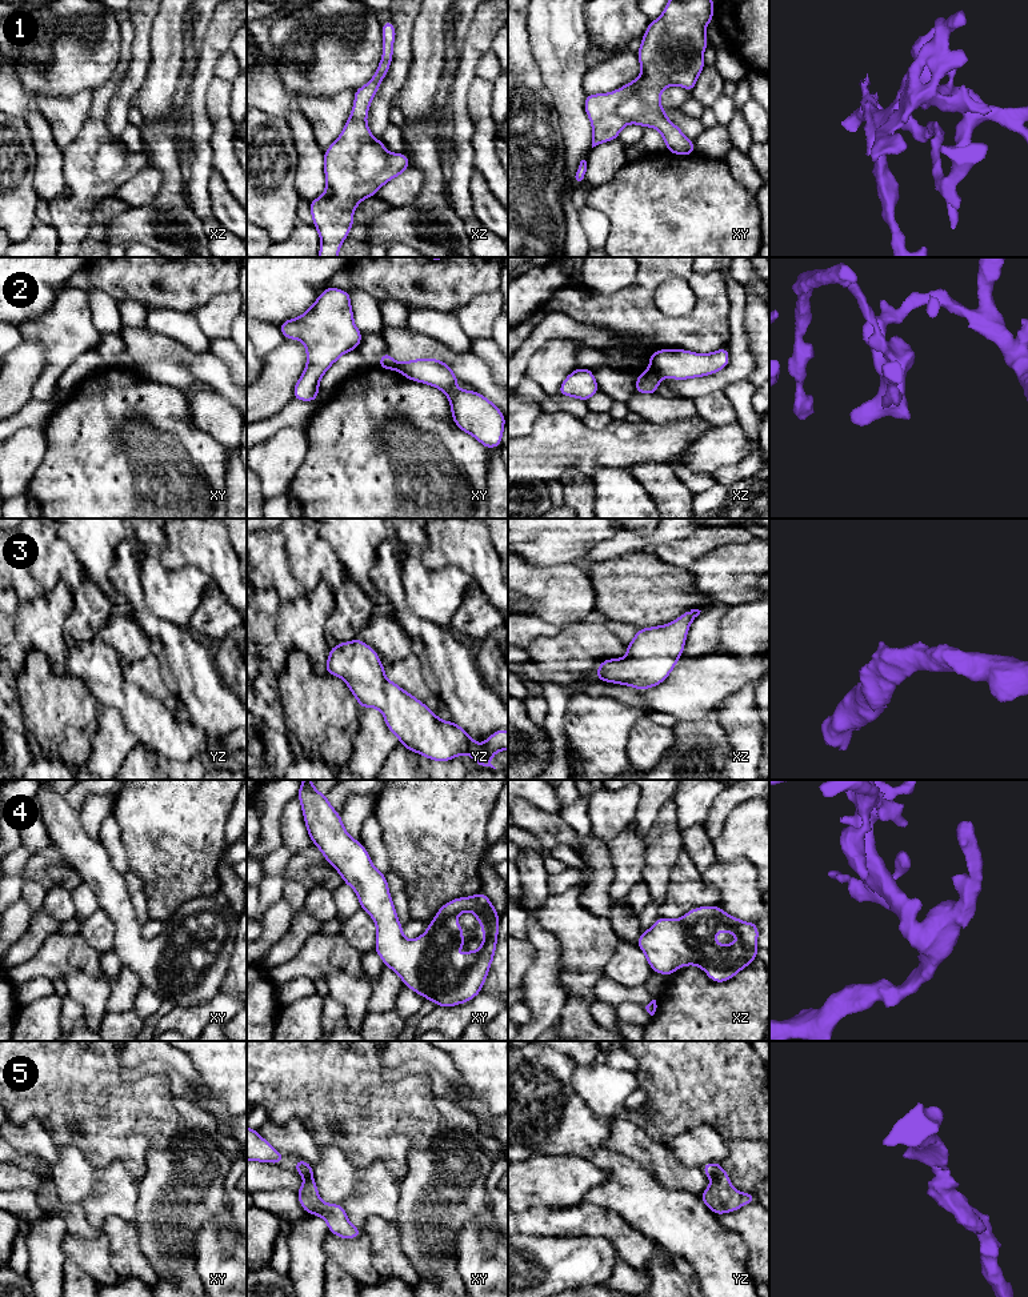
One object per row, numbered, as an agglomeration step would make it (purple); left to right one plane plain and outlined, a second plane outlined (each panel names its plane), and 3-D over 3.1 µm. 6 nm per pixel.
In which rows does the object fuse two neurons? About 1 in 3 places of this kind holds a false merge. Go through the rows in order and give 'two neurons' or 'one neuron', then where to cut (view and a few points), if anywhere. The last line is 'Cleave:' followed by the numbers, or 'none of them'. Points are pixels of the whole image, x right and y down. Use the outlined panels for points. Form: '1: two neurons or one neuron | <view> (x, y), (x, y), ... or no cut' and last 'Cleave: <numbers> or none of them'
1: one neuron | no cut
2: two neurons | xz (650, 368), (662, 376)
3: one neuron | no cut
4: one neuron | no cut
5: one neuron | no cut
Cleave: 2

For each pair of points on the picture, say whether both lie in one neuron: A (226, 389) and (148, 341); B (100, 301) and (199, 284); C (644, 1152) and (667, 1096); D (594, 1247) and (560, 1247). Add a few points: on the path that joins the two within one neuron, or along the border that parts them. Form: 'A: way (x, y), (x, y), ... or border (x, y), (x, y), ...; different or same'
A: way (207, 371), (182, 352), (167, 347); same
B: border (92, 288), (100, 288), (116, 303); different
C: border (624, 1119), (636, 1123), (655, 1141), (666, 1144); different
D: way (586, 1247), (568, 1247); same

